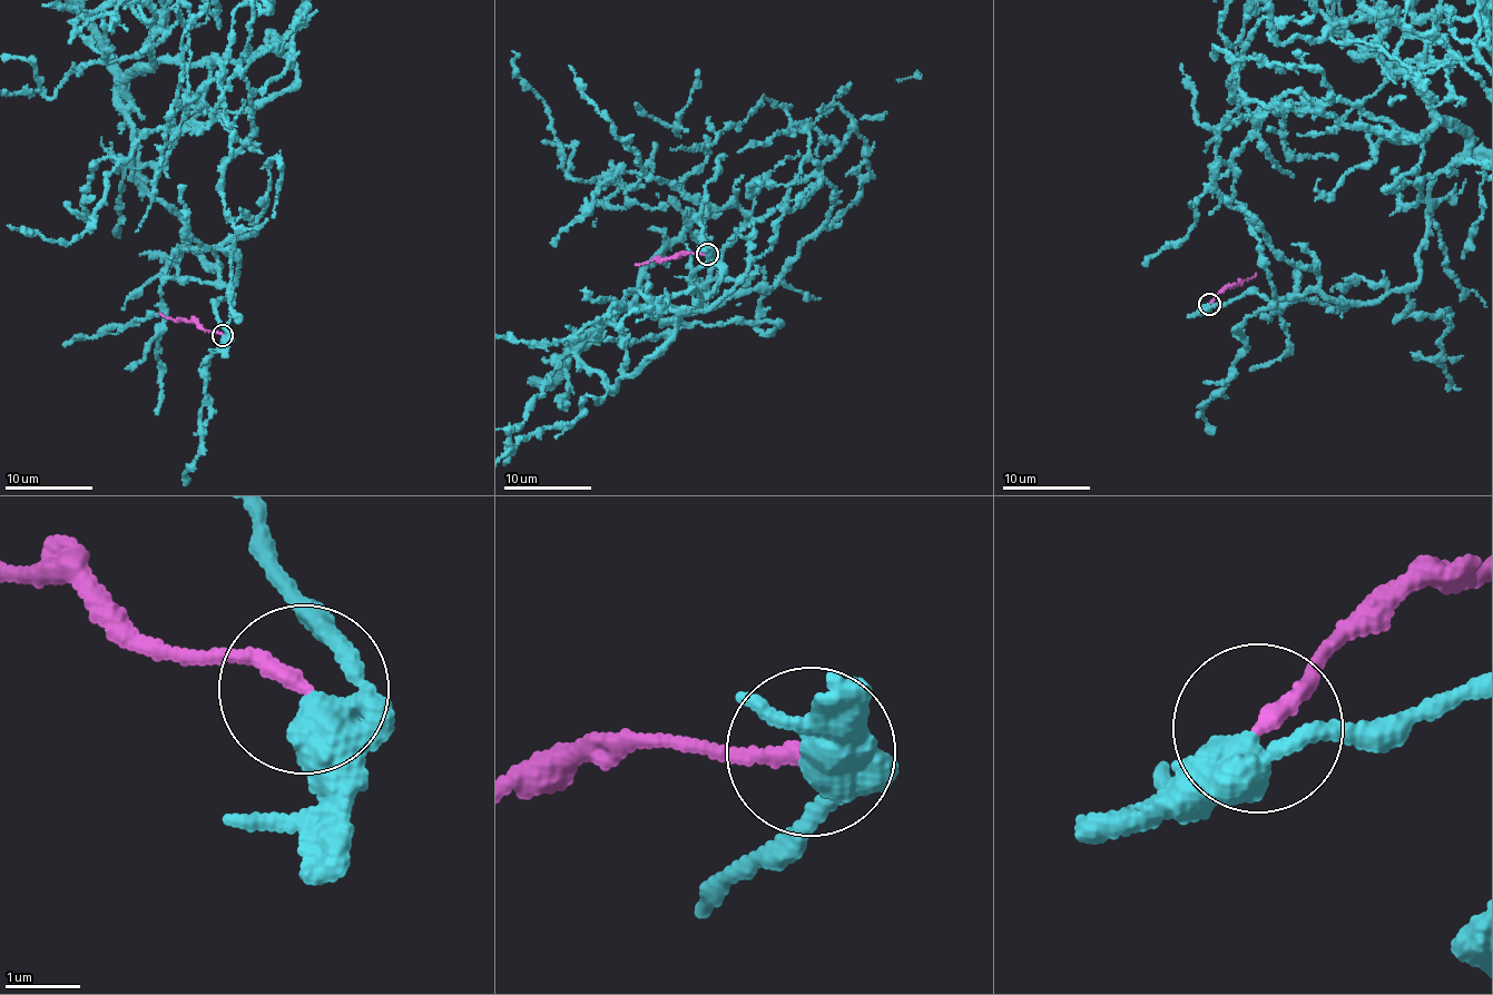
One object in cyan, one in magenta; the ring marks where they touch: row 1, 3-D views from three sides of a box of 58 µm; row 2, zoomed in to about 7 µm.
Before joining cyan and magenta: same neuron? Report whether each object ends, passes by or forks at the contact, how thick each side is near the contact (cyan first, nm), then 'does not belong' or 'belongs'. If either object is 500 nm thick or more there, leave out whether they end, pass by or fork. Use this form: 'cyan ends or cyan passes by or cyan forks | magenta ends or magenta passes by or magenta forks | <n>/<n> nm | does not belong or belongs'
cyan passes by | magenta ends | 420/200 nm | belongs

